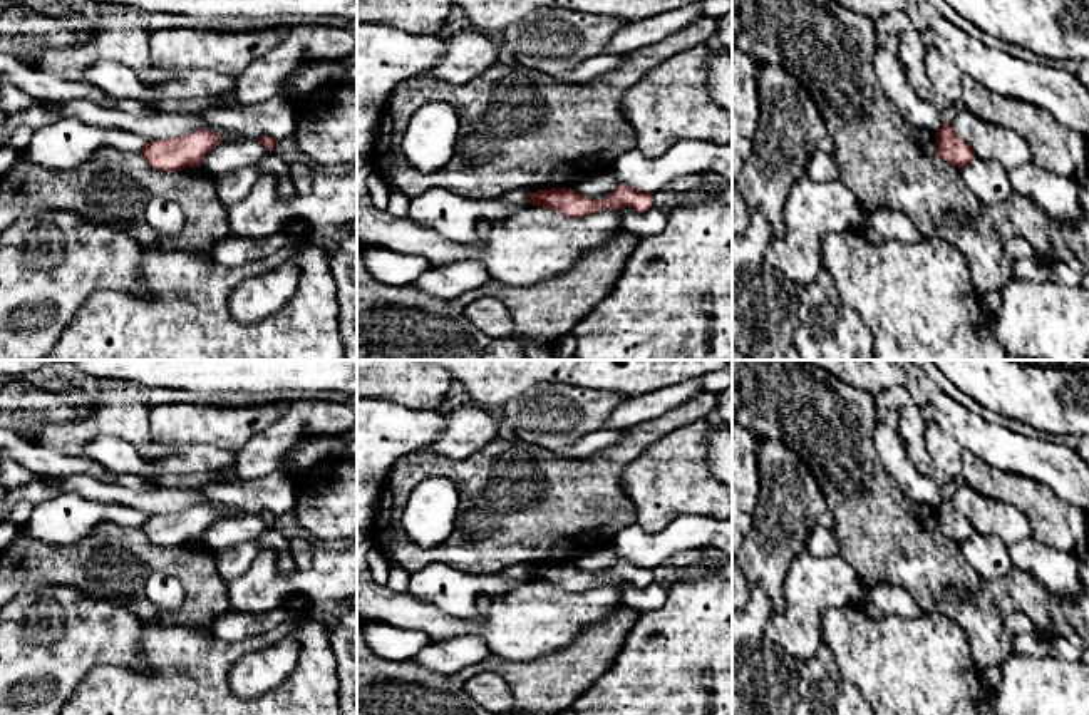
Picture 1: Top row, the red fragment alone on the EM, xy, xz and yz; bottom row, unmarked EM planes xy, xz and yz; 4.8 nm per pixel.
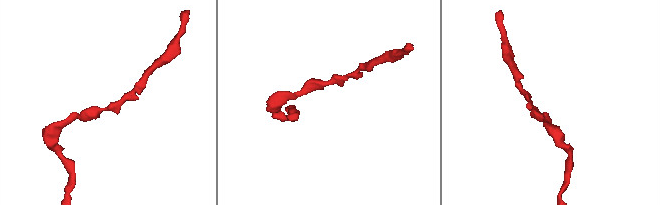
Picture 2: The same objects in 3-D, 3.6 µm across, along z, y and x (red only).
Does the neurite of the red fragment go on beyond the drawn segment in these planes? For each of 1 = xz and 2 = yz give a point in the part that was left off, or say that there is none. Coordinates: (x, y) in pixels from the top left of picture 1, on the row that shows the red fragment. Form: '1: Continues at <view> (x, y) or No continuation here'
1: No continuation here
2: No continuation here

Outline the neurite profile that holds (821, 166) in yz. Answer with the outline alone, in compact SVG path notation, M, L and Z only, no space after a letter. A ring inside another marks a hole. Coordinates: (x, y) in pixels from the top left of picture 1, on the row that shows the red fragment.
M816 149L808 162L806 174L814 181L838 181L839 171L831 154Z

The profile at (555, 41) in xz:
M541 7L504 30L504 42L523 65L565 75L606 49L627 23L603 15Z

